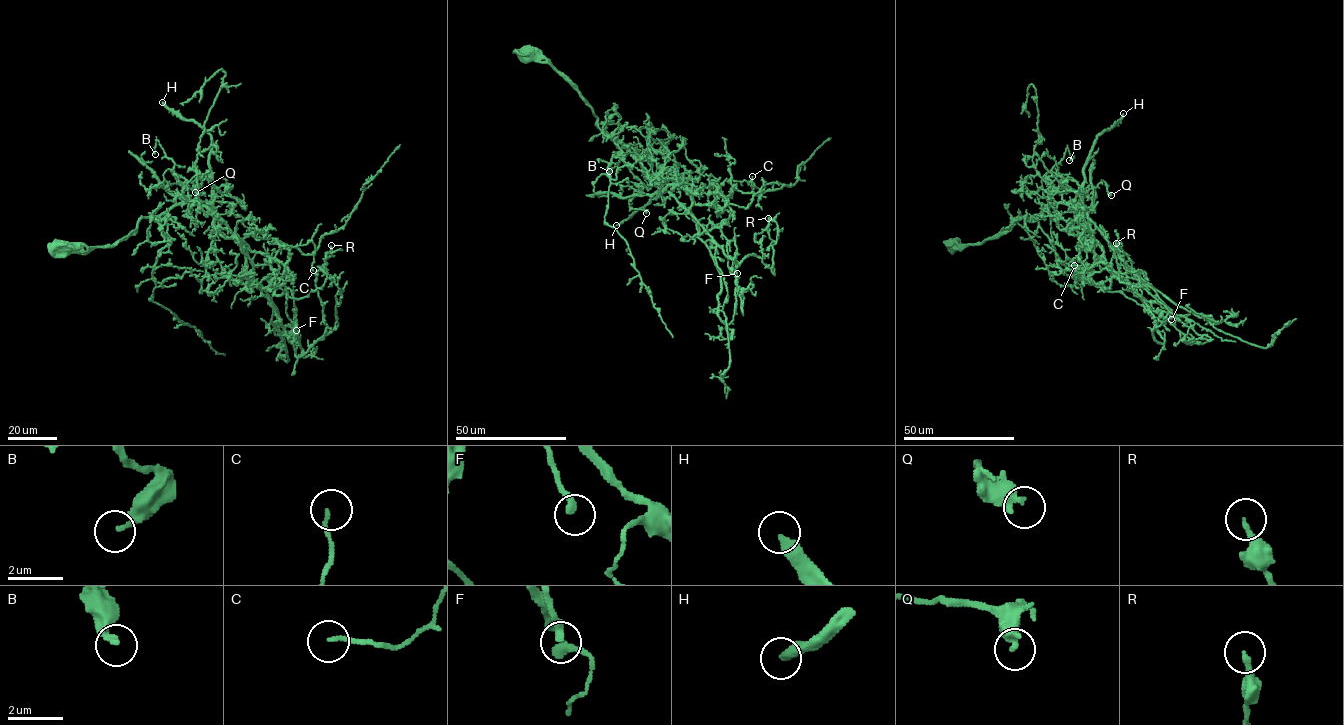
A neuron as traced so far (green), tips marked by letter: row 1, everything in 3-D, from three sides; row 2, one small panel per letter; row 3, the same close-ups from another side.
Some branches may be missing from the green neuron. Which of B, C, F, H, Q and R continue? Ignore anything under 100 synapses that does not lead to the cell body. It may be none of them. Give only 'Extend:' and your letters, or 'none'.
Extend: H

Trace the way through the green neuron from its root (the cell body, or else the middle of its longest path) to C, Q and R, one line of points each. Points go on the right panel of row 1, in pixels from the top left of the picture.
C: (952, 244), (982, 243), (1016, 218), (1079, 203), (1083, 236), (1103, 256), (1079, 239), (1087, 258), (1074, 265)
Q: (952, 244), (997, 238), (1016, 218), (1035, 217), (1055, 203), (1079, 203), (1088, 211), (1103, 181), (1111, 195)
R: (952, 244), (982, 243), (1016, 218), (1079, 203), (1088, 217), (1082, 241), (1136, 292), (1163, 344), (1116, 243)

